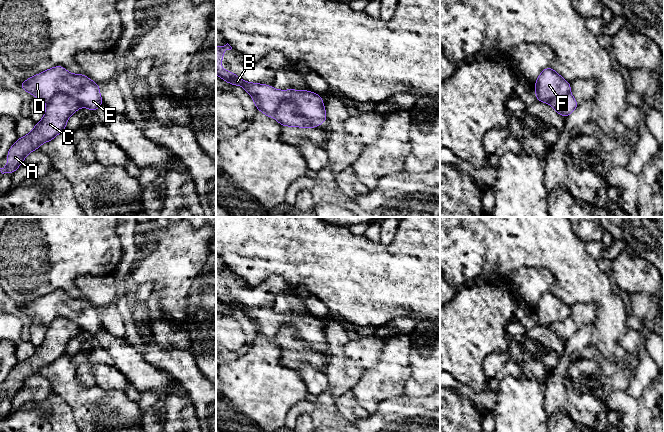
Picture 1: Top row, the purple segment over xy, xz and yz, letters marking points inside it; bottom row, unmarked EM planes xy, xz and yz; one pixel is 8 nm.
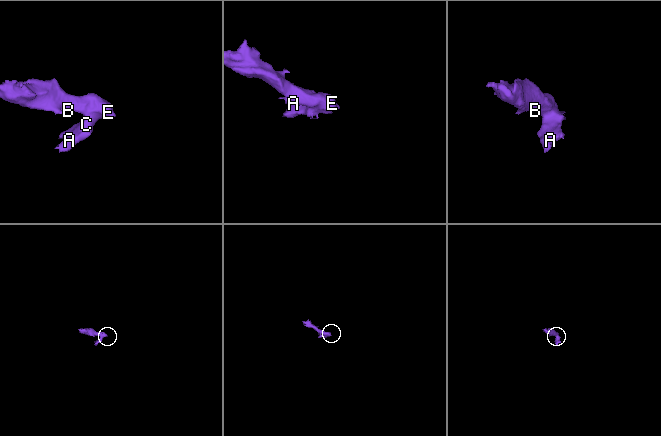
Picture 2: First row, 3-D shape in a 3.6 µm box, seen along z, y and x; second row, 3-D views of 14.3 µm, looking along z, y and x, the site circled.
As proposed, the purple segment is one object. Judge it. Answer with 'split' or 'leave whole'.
split

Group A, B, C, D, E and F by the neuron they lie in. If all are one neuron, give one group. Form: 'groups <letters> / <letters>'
groups A C / B D E F

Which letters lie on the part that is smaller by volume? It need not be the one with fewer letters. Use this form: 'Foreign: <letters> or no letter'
Foreign: A, C

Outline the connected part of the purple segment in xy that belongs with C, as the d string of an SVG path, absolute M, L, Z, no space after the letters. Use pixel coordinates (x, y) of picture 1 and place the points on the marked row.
M57 93L48 102L44 117L26 136L19 138L7 154L8 164L0 168L2 174L14 173L25 157L45 142L51 141L65 130L68 118L82 106L78 100L65 94Z

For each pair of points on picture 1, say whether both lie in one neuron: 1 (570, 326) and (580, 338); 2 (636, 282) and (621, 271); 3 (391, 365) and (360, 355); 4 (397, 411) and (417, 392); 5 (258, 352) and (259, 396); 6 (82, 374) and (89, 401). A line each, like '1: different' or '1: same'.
1: different
2: same
3: different
4: different
5: same
6: different

